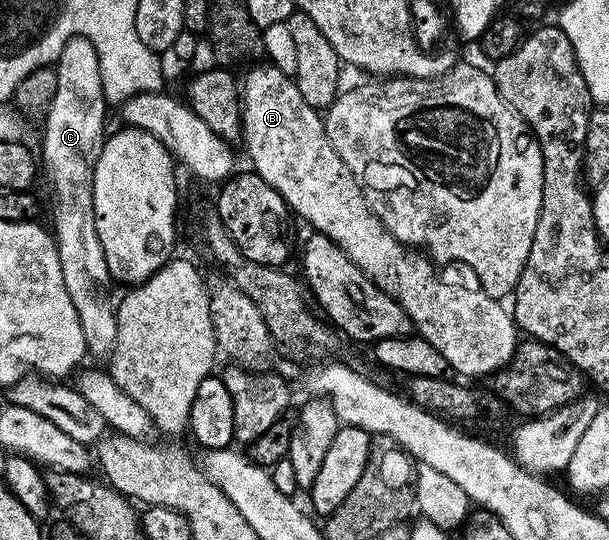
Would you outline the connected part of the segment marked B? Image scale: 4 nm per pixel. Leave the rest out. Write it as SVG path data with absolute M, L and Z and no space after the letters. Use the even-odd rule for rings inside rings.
M256 63L253 64L252 70L244 77L244 85L242 81L242 88L240 89L240 100L242 102L240 106L240 127L242 130L242 146L248 152L248 157L252 160L251 168L257 173L262 179L266 179L266 183L270 183L270 187L274 187L274 191L278 191L278 195L282 195L282 199L288 204L289 210L293 214L296 213L300 217L305 217L313 226L311 227L315 232L324 233L335 245L342 251L346 251L346 255L351 259L354 264L361 269L364 274L373 281L374 284L383 291L383 293L388 293L399 303L401 307L406 311L406 315L410 315L412 324L414 326L415 332L430 343L430 347L435 347L439 353L442 354L442 359L446 359L449 370L454 374L461 373L464 377L484 377L489 373L489 375L495 374L497 371L504 368L508 364L508 360L515 355L516 346L518 344L518 326L509 310L504 309L497 298L486 295L486 291L480 288L479 284L471 283L472 285L455 285L452 281L447 281L444 277L439 277L436 274L437 266L433 264L431 260L423 252L417 251L415 248L403 245L399 239L393 233L389 233L385 229L383 223L376 217L375 213L368 208L368 203L364 199L364 190L361 189L360 184L357 183L356 177L351 173L346 167L344 160L338 155L338 151L334 151L334 147L330 143L330 139L326 135L324 130L324 118L321 116L316 109L306 103L306 100L302 97L301 92L296 86L295 81L289 74L278 71L278 67L274 67L271 63Z

